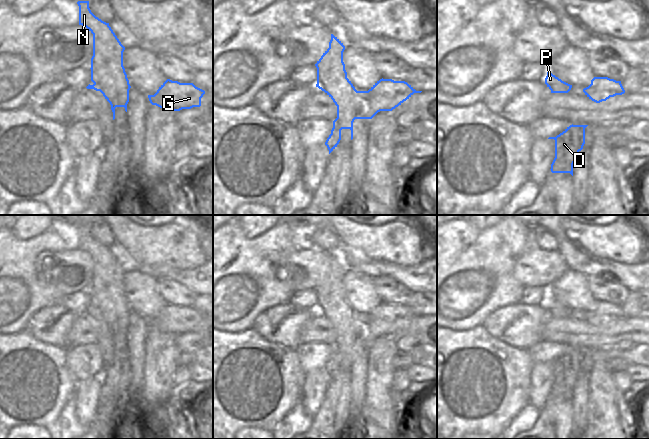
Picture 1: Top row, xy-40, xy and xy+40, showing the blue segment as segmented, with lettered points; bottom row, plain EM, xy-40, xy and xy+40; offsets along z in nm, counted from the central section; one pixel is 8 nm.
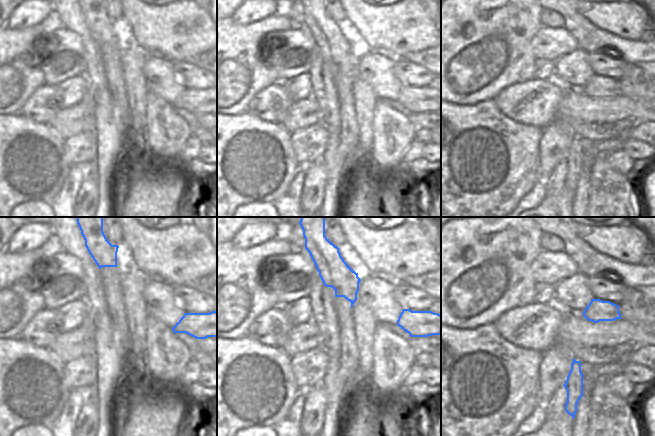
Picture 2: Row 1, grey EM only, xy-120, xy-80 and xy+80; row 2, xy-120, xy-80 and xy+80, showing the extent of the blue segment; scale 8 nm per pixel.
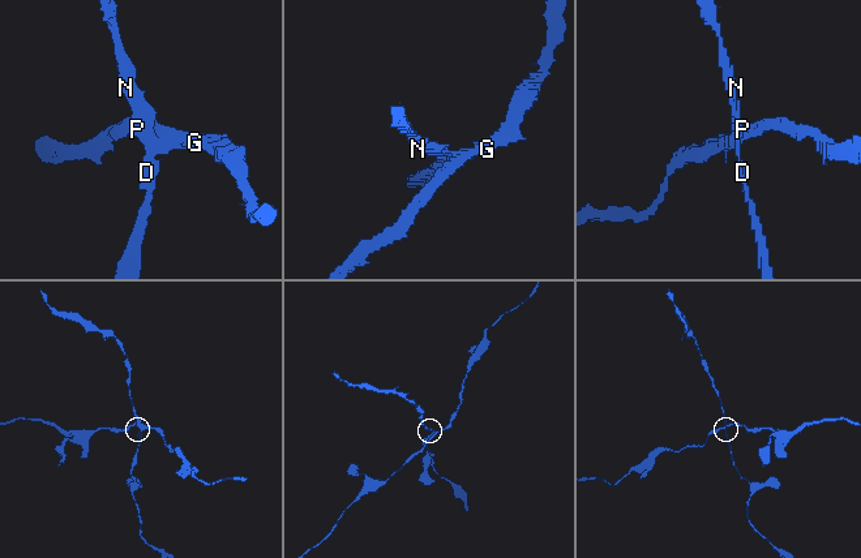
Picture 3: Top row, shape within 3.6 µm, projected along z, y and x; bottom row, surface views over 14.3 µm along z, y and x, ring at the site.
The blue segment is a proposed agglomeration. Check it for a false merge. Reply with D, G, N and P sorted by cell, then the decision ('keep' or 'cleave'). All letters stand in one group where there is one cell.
D N P / G; cleave

